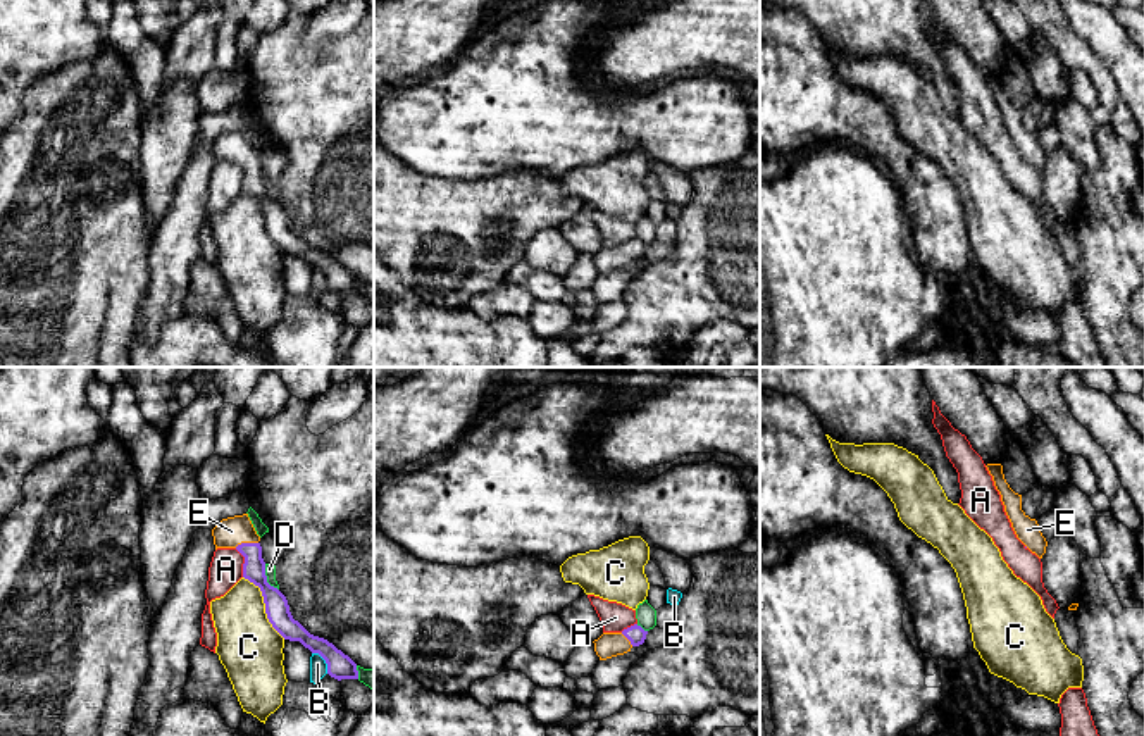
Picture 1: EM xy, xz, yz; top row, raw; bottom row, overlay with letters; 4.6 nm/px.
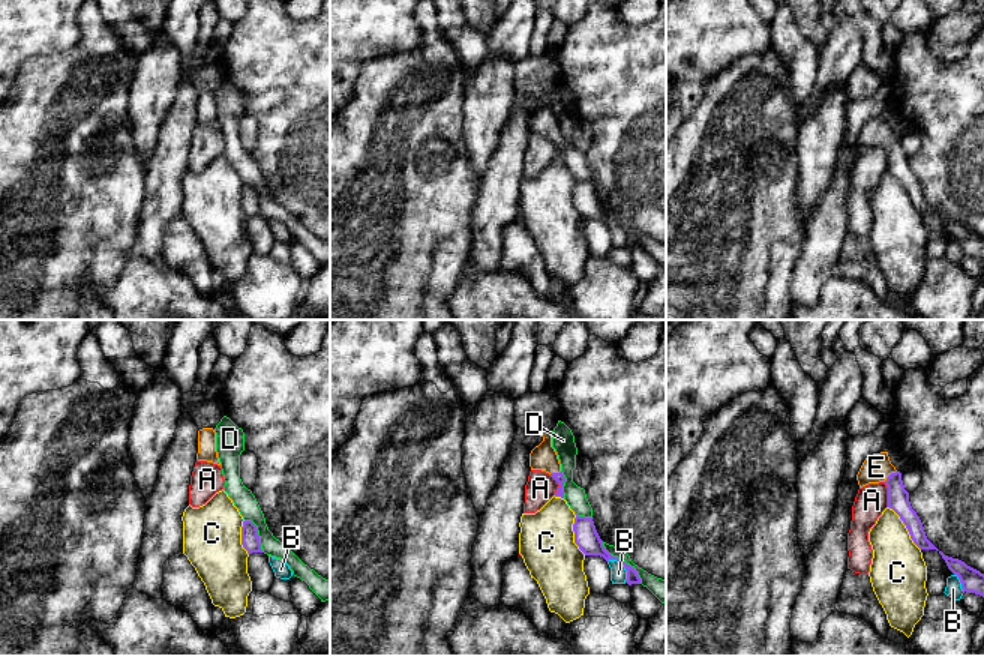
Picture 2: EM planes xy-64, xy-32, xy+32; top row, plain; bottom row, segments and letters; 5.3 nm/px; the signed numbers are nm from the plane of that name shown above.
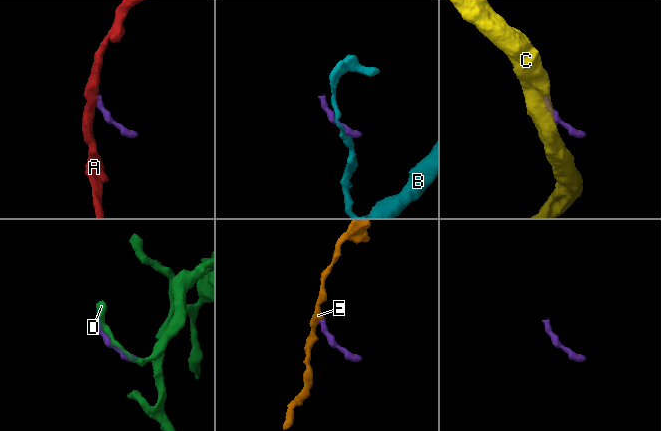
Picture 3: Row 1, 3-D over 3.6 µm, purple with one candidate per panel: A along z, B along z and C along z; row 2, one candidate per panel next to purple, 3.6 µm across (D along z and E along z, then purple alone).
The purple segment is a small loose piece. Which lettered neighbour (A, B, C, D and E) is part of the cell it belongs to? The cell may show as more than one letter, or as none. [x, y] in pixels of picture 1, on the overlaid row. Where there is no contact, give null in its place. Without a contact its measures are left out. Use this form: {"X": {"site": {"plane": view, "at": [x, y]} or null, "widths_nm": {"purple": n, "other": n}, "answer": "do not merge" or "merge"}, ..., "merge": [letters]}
{"A": {"site": {"plane": "xy", "at": [245, 562]}, "widths_nm": {"purple": 110, "other": 160}, "answer": "do not merge"}, "B": {"site": {"plane": "xy", "at": [324, 659]}, "widths_nm": {"purple": 120, "other": 80}, "answer": "do not merge"}, "C": {"site": {"plane": "xy", "at": [266, 605]}, "widths_nm": {"purple": 110, "other": 300}, "answer": "do not merge"}, "D": {"site": {"plane": "xy", "at": [266, 578]}, "widths_nm": {"purple": 110, "other": 50}, "answer": "do not merge"}, "E": {"site": {"plane": "xy", "at": [245, 543]}, "widths_nm": {"purple": 110, "other": 140}, "answer": "merge"}, "merge": ["E"]}

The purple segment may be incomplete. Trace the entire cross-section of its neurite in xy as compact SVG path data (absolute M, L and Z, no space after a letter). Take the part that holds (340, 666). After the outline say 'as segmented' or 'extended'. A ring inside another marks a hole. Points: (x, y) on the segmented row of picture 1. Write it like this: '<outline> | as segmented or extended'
M248 514L222 519L214 529L217 548L236 548L243 557L243 577L260 588L265 614L272 627L289 641L300 641L312 653L319 653L327 664L327 674L338 681L358 679L357 664L324 638L310 634L293 619L286 596L267 583L265 562L262 558L260 536Z | extended

